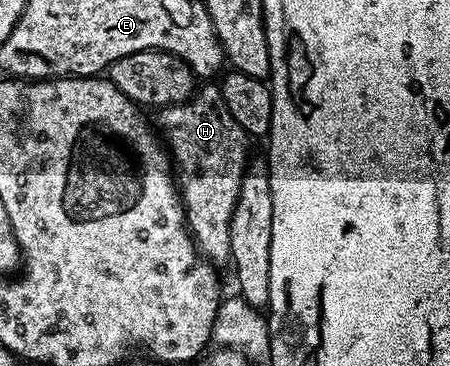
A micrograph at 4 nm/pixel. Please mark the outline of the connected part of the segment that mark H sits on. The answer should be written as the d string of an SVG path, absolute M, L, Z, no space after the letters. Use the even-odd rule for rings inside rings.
M214 86L214 88L199 87L190 99L185 100L183 104L169 104L166 108L157 109L156 116L158 116L158 124L156 120L156 128L160 133L161 139L164 141L165 147L168 149L173 167L176 169L176 183L178 191L182 198L182 206L186 210L186 227L189 228L191 236L194 238L194 247L198 249L199 253L205 259L209 260L215 266L224 265L230 258L230 222L232 220L232 210L238 201L240 194L240 182L242 175L246 173L246 166L248 163L248 155L246 156L246 143L248 137L246 131L240 126L240 122L236 122L236 118L232 118L231 112L228 111L228 106L224 106L224 98L222 97L221 87Z

